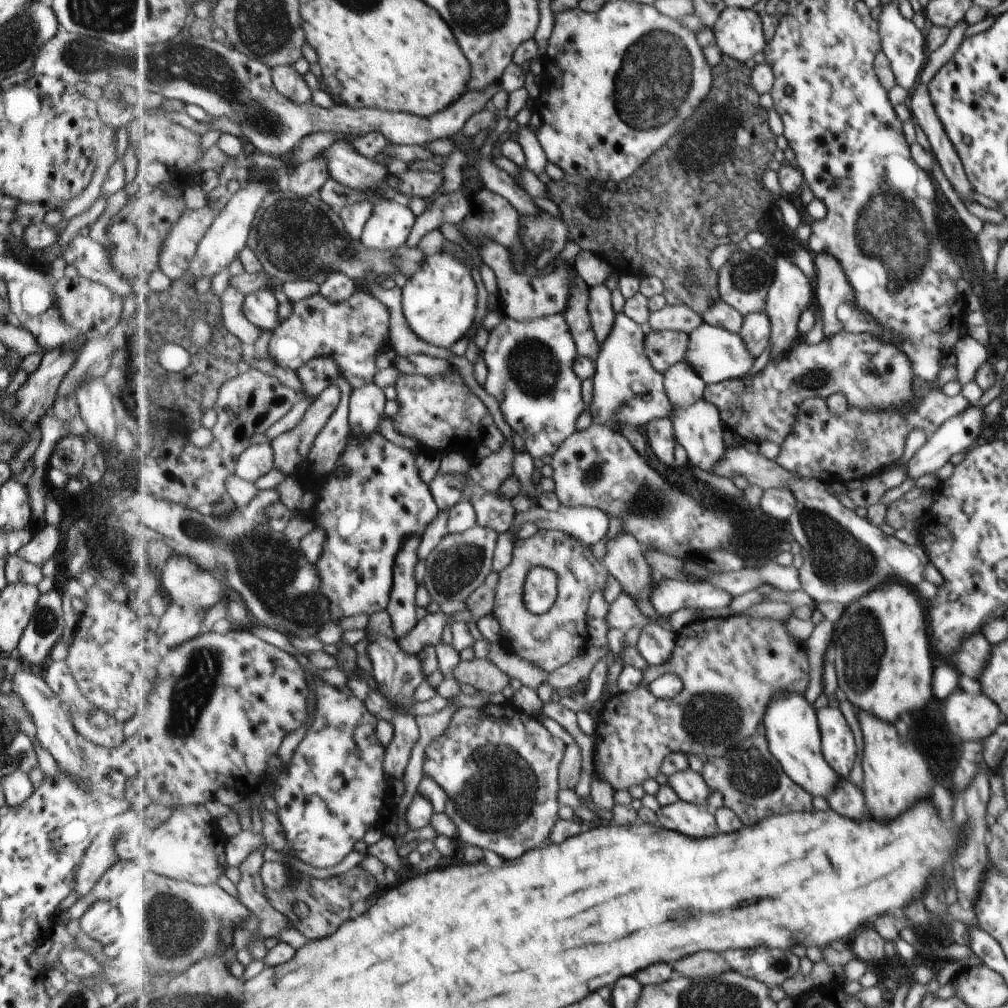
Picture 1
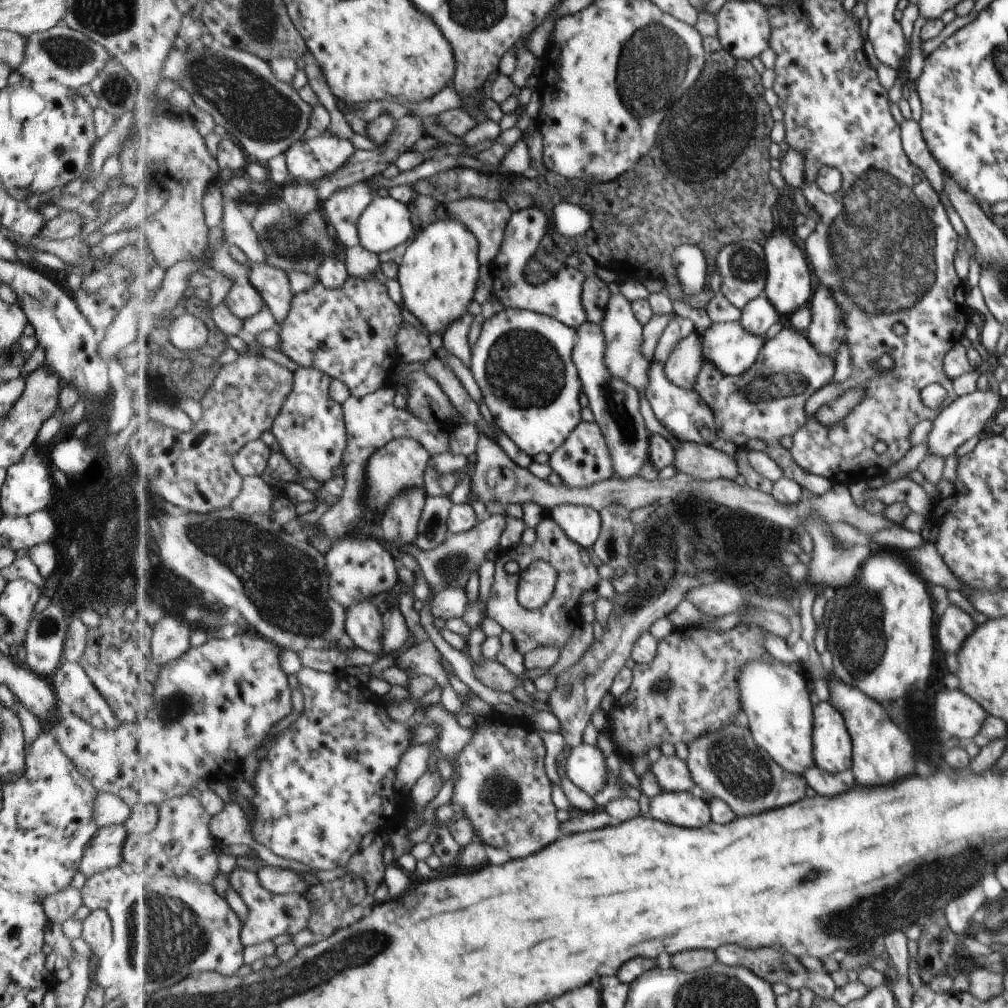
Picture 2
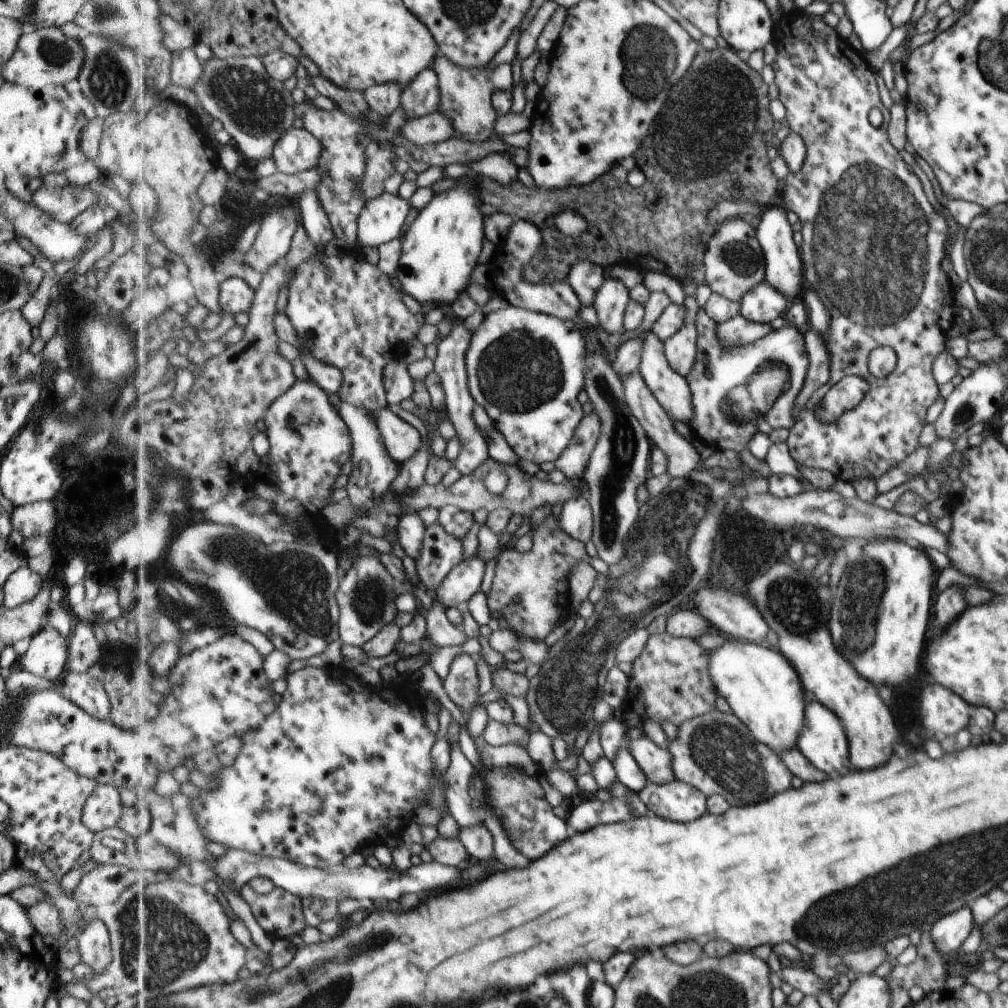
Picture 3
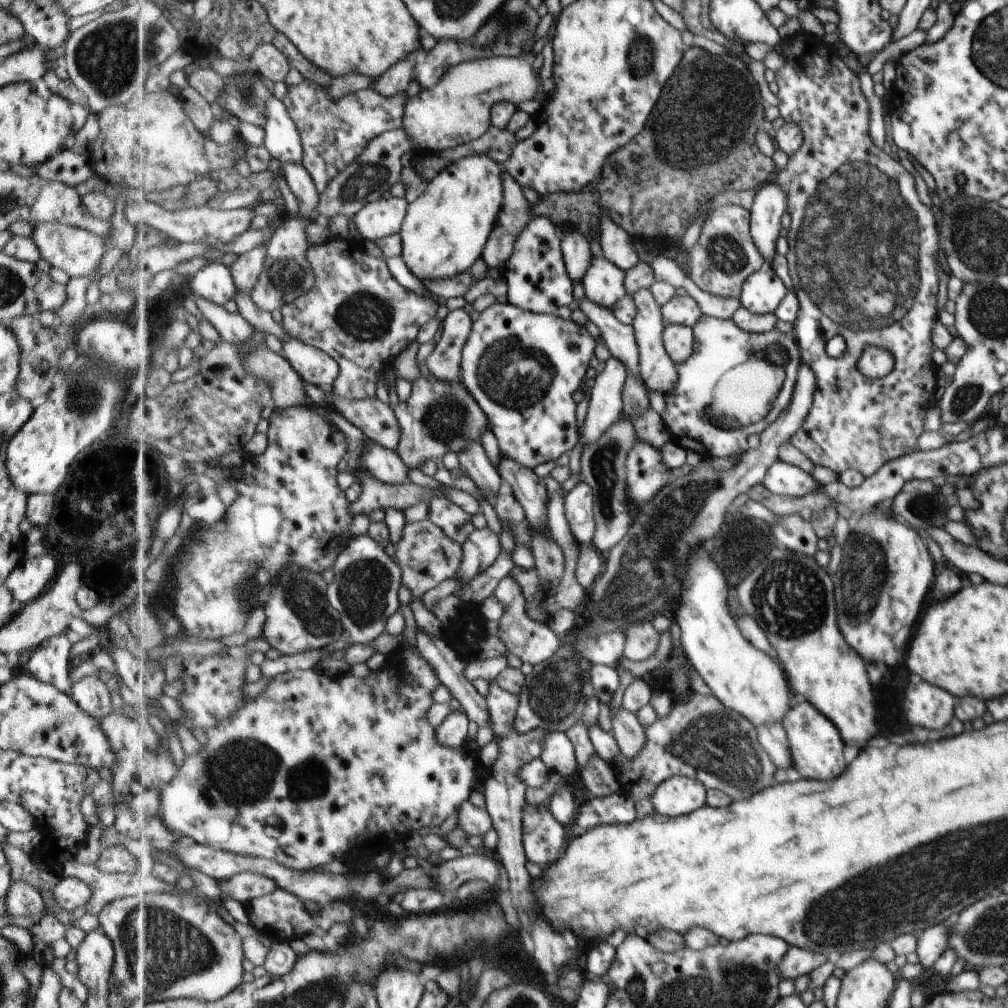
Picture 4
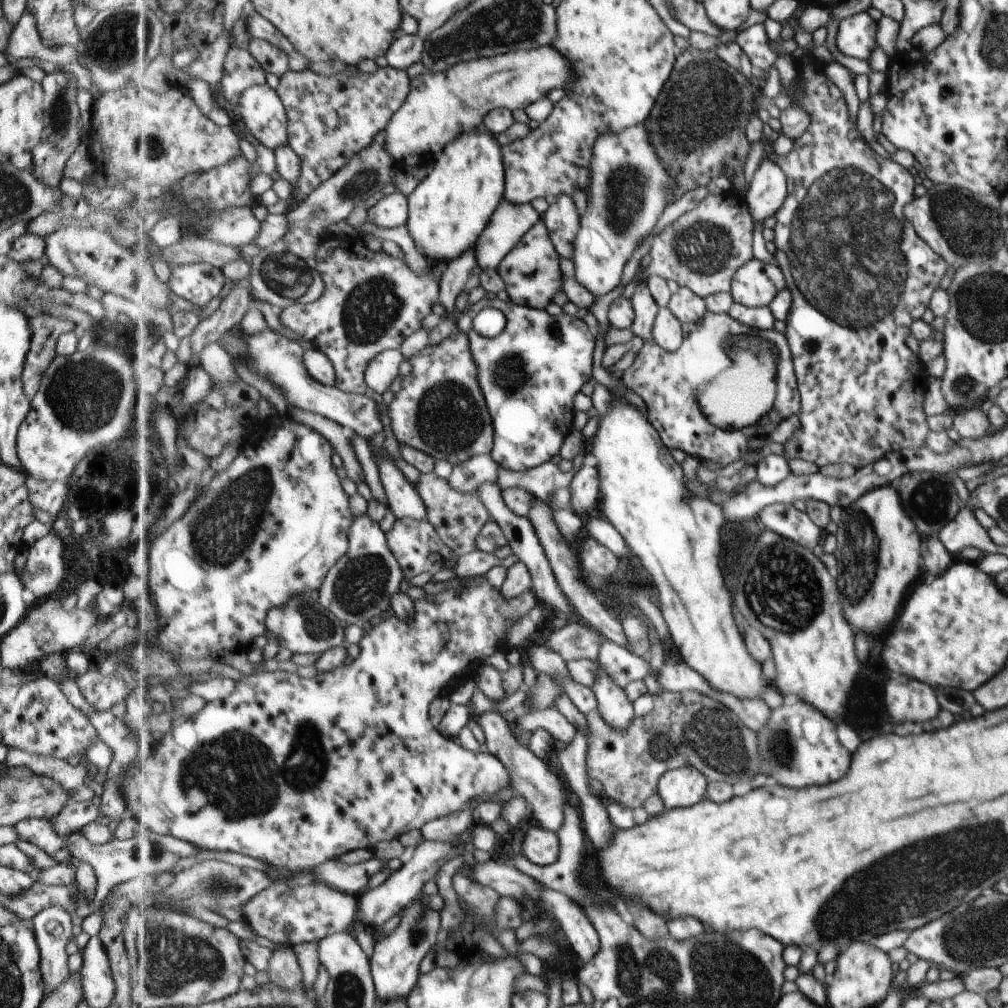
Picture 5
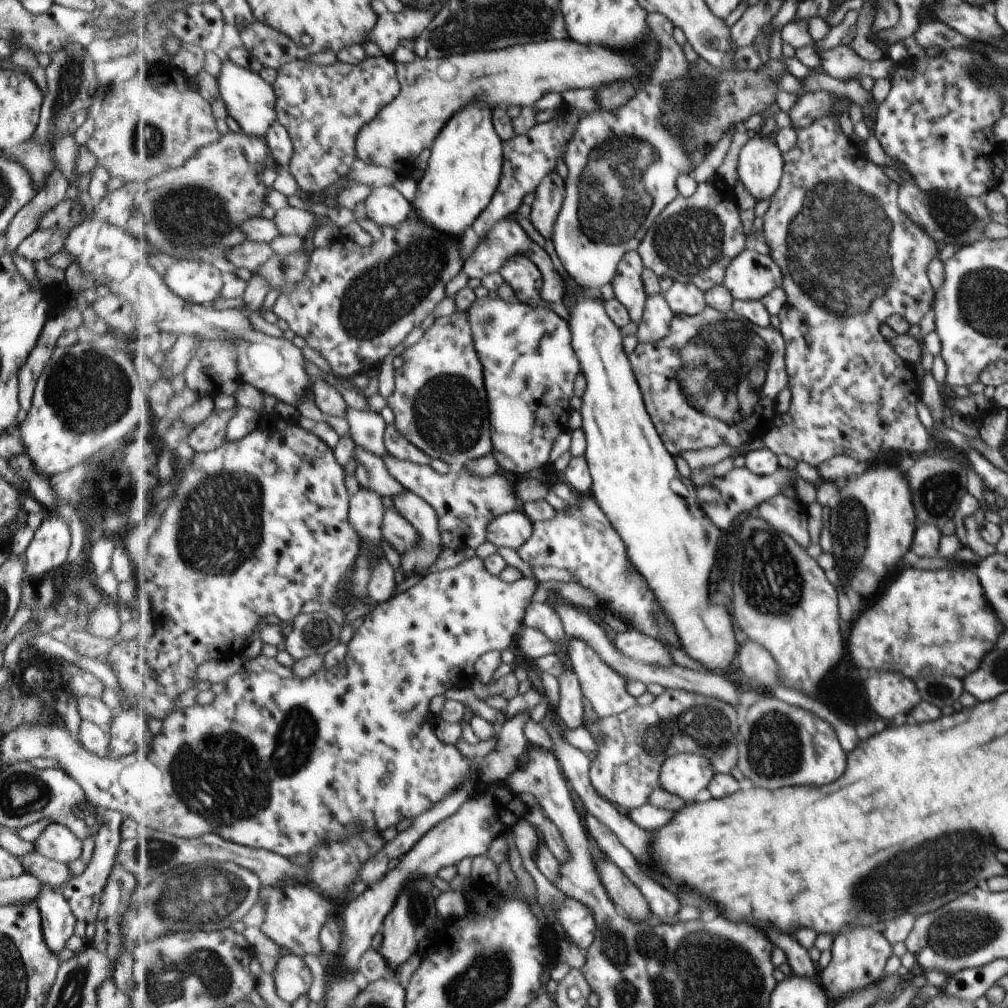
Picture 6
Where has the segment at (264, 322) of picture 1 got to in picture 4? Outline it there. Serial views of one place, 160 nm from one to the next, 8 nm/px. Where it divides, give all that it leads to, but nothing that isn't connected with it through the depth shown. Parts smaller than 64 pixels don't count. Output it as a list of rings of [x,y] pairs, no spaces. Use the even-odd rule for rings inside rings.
[[[211,263],[189,277],[192,297],[203,296],[209,302],[225,306],[238,292],[232,271],[221,263]]]

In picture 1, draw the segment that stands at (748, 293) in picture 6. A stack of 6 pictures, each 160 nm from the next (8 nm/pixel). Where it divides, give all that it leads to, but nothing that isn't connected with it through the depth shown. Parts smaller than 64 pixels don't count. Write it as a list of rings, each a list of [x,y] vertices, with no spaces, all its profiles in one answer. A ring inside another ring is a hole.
[[[767,312],[747,314],[744,317],[743,329],[738,334],[748,344],[753,356],[761,356],[772,338],[772,325]]]

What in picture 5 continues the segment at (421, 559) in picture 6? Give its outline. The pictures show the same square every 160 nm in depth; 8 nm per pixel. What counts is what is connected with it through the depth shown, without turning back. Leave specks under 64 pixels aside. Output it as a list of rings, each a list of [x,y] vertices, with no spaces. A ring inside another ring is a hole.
[[[378,460],[378,472],[387,497],[388,507],[396,519],[415,518],[429,521],[429,510],[416,487],[395,466],[393,460]]]

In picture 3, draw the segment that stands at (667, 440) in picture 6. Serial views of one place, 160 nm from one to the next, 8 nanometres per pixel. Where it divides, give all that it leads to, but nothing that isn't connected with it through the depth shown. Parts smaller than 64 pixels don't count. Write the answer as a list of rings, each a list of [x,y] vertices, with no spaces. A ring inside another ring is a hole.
[[[705,306],[697,312],[696,325],[696,365],[686,376],[693,397],[694,419],[689,428],[694,438],[716,450],[738,453],[748,448],[757,433],[770,435],[777,429],[792,429],[796,402],[810,365],[803,332],[787,326],[753,344],[727,347]]]

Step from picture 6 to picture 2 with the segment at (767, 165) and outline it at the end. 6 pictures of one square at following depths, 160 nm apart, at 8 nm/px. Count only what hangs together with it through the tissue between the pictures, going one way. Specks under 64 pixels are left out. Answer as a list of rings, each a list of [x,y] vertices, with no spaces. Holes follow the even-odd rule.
[[[782,234],[772,236],[763,247],[766,250],[768,263],[768,281],[764,292],[780,315],[791,318],[803,304],[807,304],[811,296],[811,278],[809,278],[803,246],[797,238],[793,240],[789,234]]]

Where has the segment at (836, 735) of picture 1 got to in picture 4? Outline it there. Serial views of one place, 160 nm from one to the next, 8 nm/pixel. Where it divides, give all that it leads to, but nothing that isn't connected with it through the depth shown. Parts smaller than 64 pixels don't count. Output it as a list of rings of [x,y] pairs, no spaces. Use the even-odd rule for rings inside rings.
[[[808,701],[801,702],[789,710],[788,717],[782,723],[791,754],[793,754],[793,769],[799,770],[801,778],[815,778],[815,780],[829,780],[839,776],[845,770],[845,758],[843,758],[843,740],[836,730],[835,724],[827,716],[817,711]]]

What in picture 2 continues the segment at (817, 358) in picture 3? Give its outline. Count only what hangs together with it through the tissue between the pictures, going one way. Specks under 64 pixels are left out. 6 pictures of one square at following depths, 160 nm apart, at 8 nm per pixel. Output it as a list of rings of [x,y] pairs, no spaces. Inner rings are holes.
[[[817,283],[816,292],[809,302],[811,322],[806,328],[805,336],[818,353],[833,353],[842,341],[845,342],[846,326],[844,325],[842,308],[836,303],[830,287]]]

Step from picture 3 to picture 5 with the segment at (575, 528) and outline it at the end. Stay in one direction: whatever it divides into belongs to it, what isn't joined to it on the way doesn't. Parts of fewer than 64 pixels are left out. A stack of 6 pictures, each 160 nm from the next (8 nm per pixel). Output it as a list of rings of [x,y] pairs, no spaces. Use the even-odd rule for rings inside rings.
[[[582,466],[573,476],[569,490],[572,495],[572,508],[579,514],[595,512],[595,508],[599,508],[601,497],[598,468]]]

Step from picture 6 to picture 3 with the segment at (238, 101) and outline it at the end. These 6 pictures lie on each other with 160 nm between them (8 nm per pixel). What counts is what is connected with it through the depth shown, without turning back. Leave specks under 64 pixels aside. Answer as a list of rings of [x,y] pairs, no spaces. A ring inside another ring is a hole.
[[[293,128],[277,141],[273,158],[279,171],[294,175],[317,169],[323,149],[322,142],[306,128]]]

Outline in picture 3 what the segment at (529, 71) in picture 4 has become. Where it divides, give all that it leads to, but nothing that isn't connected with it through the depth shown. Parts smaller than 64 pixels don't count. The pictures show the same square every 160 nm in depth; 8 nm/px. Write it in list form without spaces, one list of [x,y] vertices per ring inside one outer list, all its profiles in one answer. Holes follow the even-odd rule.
[[[442,53],[435,58],[432,69],[437,74],[437,93],[440,97],[440,108],[456,128],[456,136],[467,142],[484,143],[495,134],[496,122],[500,114],[493,106],[492,96],[496,90],[513,89],[513,66],[511,63],[501,63],[489,72],[485,67],[466,69],[457,66]]]

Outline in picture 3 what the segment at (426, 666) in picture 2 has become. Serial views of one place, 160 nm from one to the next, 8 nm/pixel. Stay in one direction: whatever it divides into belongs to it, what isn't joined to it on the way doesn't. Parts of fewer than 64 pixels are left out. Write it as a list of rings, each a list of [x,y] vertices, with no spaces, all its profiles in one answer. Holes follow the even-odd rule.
[[[434,595],[430,608],[426,610],[427,634],[425,638],[433,651],[443,646],[461,646],[468,637],[463,628],[455,626],[446,613],[446,608]]]

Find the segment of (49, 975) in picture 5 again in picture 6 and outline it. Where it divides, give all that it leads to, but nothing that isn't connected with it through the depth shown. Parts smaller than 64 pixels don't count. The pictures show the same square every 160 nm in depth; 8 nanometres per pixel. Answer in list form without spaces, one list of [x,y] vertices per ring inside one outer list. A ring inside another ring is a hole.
[[[43,882],[39,888],[41,890],[34,902],[38,909],[41,931],[47,947],[57,955],[63,950],[65,941],[73,935],[76,921],[59,889]]]

